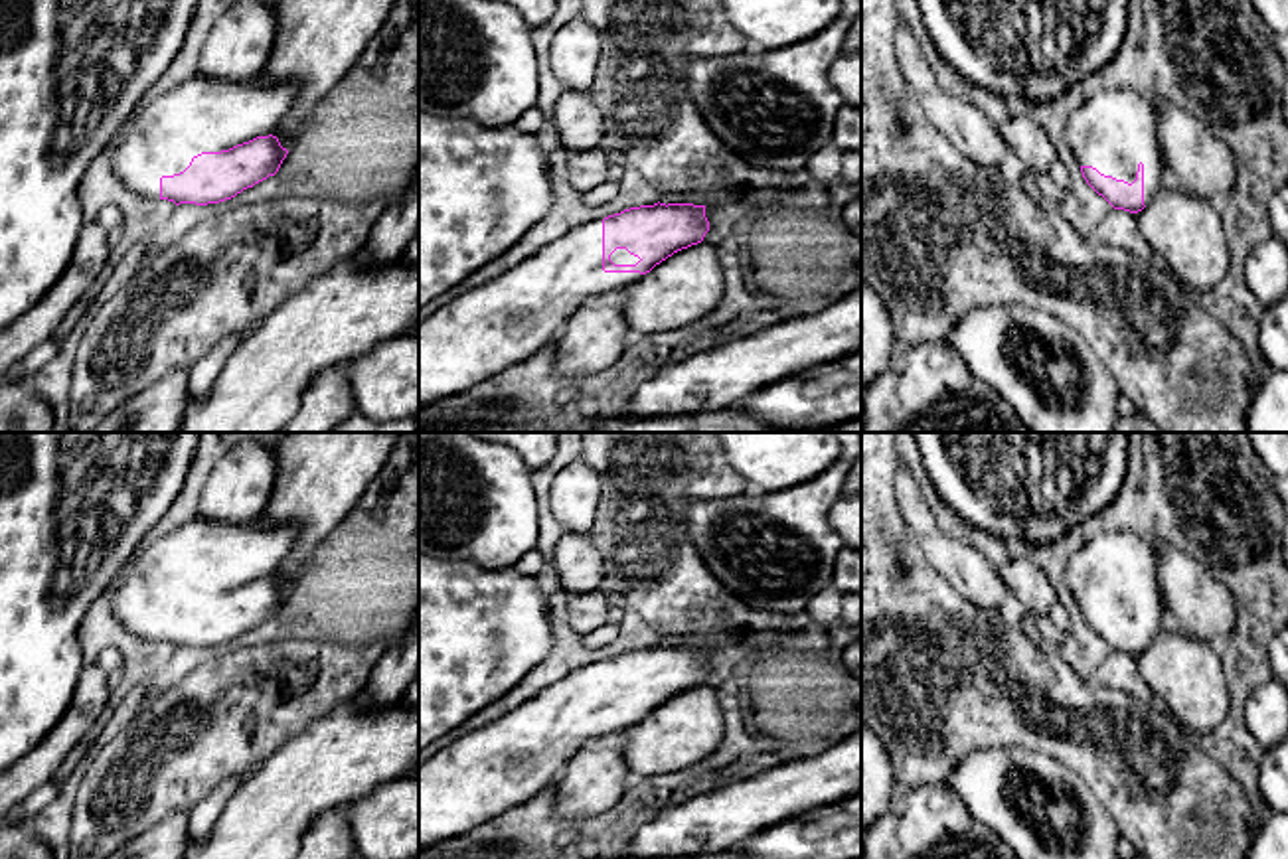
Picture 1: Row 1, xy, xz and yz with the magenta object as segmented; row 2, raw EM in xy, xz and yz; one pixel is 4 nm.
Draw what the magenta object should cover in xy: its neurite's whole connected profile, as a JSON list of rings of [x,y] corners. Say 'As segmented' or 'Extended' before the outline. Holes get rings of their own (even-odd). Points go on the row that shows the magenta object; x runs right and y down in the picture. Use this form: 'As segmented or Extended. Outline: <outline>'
Extended. Outline: [[[194,75],[164,95],[142,101],[113,140],[113,174],[140,197],[219,203],[275,176],[288,150],[273,134],[296,101],[290,83],[221,81]]]

